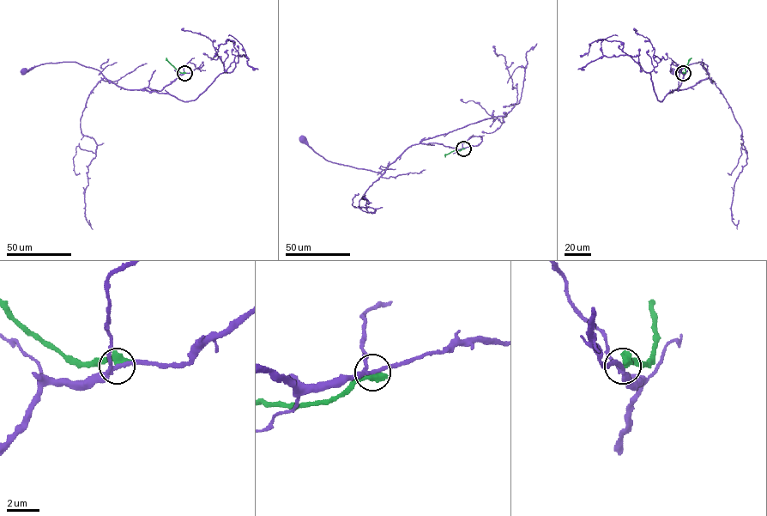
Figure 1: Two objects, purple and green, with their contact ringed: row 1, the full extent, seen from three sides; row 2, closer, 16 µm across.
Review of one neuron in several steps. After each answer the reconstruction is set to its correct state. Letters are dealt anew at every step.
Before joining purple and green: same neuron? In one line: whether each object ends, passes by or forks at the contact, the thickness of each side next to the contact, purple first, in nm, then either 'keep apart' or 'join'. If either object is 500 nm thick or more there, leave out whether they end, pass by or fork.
220 nm thick on the purple side, 550 nm on the other; keep apart

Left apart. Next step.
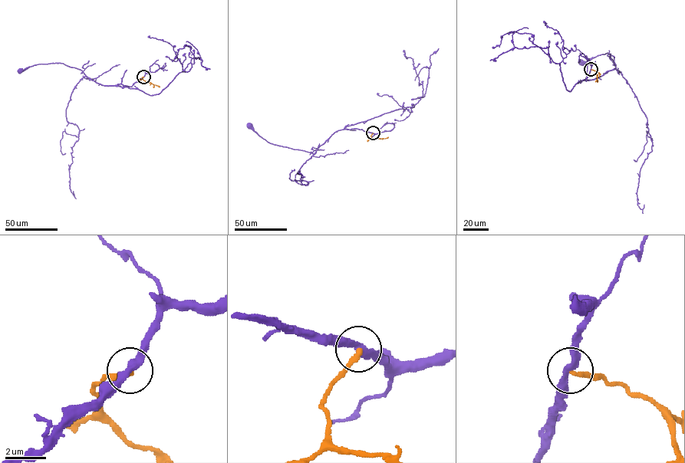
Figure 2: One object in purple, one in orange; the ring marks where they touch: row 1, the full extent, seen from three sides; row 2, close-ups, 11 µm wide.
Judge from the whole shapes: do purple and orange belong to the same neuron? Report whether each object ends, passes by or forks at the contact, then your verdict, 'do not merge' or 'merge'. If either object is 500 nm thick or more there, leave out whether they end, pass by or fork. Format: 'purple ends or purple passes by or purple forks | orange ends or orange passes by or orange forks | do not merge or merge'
purple passes by | orange ends | do not merge

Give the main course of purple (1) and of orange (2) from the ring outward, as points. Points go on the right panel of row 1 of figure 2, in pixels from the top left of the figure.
1: (591, 69), (586, 80), (586, 78), (594, 80), (615, 66), (608, 53), (581, 62)
2: (591, 69), (597, 72), (595, 81)

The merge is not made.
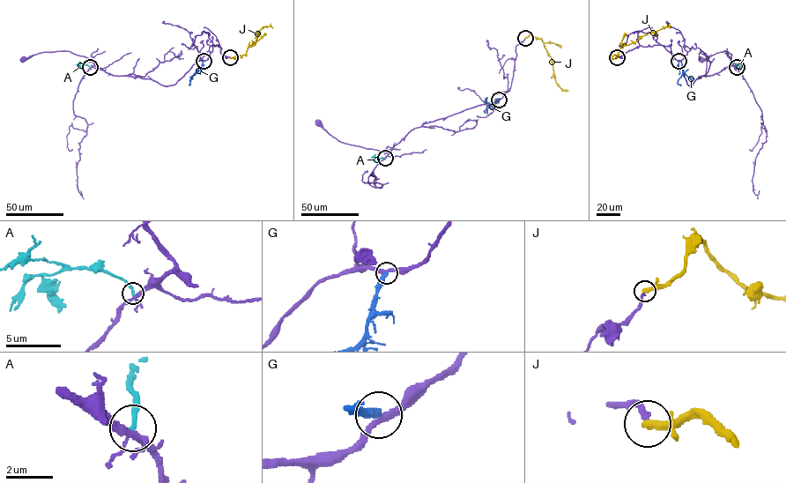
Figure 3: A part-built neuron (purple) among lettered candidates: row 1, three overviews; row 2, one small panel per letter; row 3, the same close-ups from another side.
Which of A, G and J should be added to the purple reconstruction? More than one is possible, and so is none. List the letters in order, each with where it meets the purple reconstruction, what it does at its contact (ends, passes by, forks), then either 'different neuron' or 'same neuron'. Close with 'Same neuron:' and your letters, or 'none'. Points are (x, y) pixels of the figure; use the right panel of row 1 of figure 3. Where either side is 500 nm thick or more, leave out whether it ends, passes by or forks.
A: meets purple at (737, 67); it ends there; different neuron
G: meets purple at (678, 61); it ends there; different neuron
J: meets purple at (617, 57); it ends there; different neuron
Same neuron: none

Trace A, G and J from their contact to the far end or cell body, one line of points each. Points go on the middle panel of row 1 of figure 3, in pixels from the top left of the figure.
A: (385, 158), (371, 158)
G: (499, 100), (491, 104), (485, 98), (484, 102)
J: (524, 38), (530, 33), (542, 40), (551, 57), (557, 84), (568, 91)

